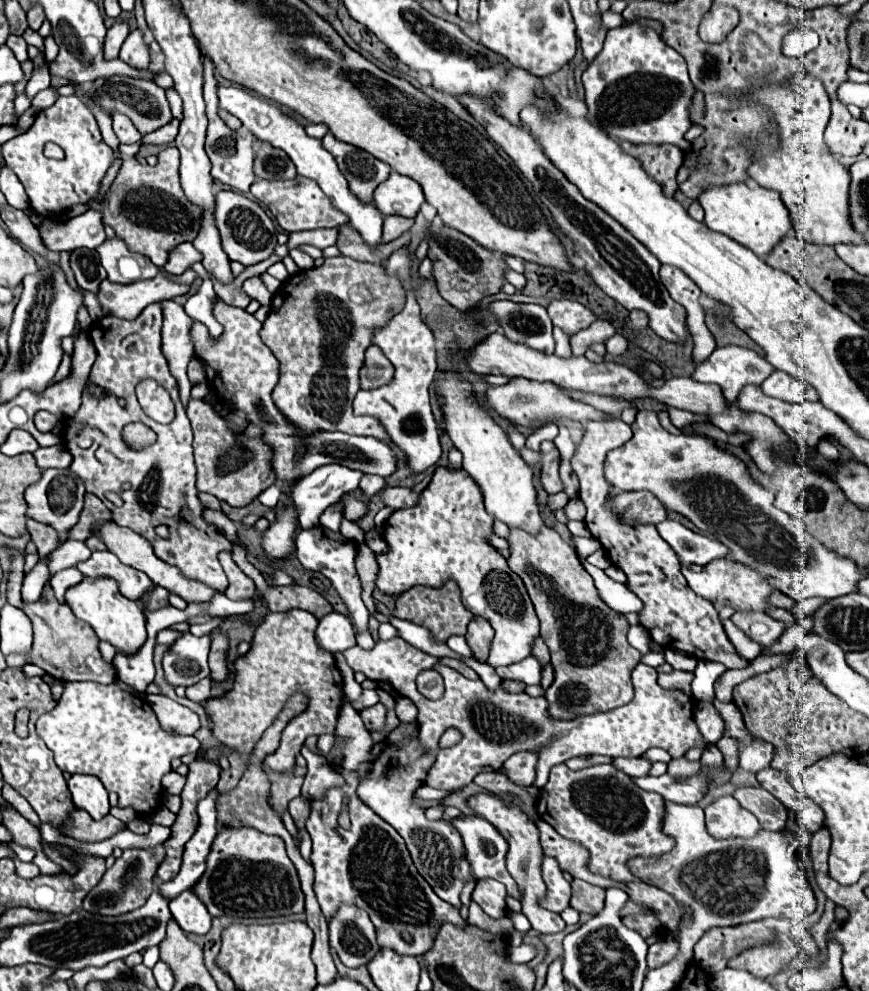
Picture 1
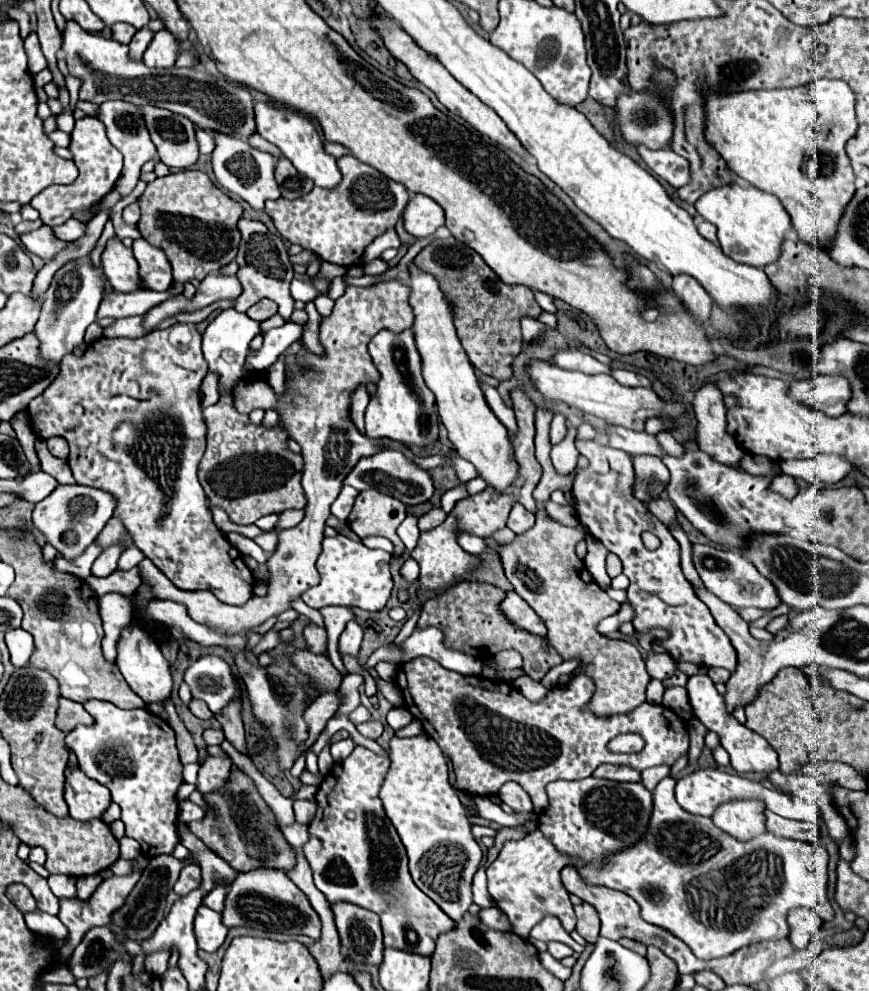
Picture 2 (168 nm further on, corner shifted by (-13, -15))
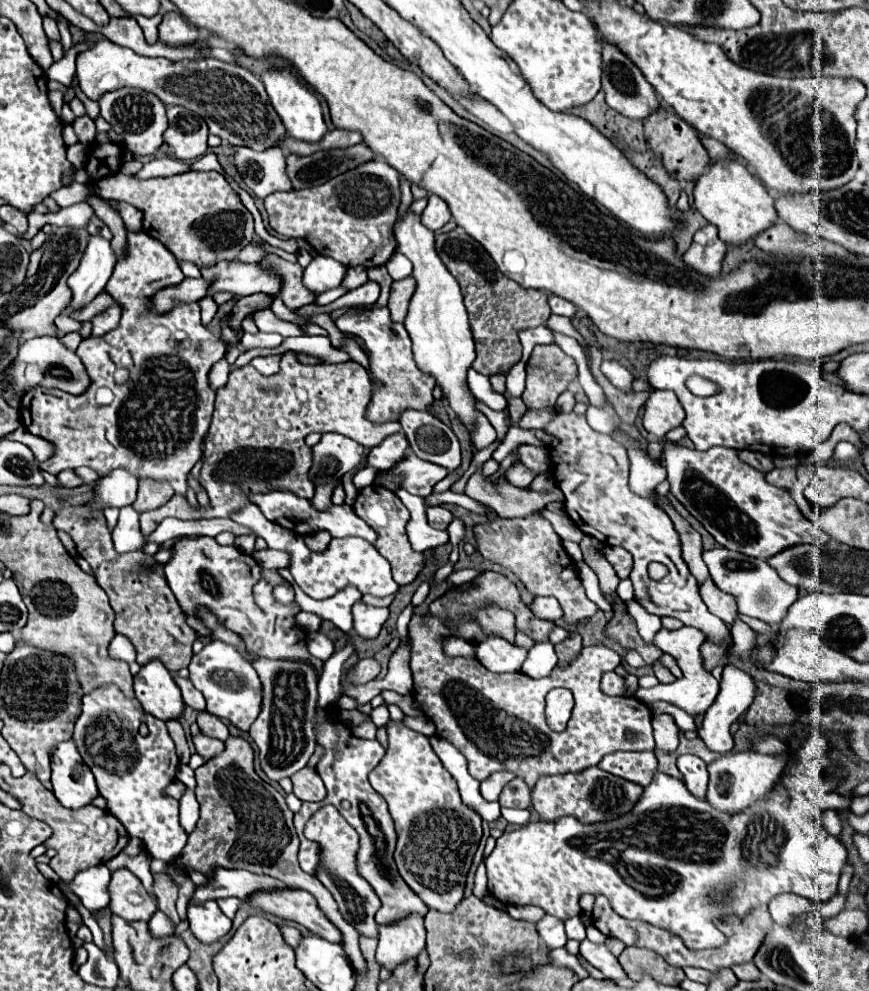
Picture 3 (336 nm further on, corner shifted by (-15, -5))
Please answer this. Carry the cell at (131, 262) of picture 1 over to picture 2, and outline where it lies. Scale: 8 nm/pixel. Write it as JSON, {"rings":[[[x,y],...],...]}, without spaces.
{"rings":[[[118,237],[106,243],[106,249],[102,253],[102,269],[116,291],[130,293],[142,289],[138,261],[134,259],[132,251],[122,245]]]}

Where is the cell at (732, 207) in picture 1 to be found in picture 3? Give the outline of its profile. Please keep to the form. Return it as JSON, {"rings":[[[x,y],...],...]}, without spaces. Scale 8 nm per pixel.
{"rings":[[[740,161],[714,163],[702,173],[694,187],[694,207],[718,229],[718,235],[728,245],[750,241],[760,231],[766,231],[778,219],[774,199]]]}

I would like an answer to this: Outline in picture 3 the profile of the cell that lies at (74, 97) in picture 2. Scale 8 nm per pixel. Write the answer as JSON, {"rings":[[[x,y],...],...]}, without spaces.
{"rings":[[[87,114],[82,117],[77,117],[72,127],[78,136],[79,142],[82,144],[88,145],[94,141],[97,133],[96,126]]]}

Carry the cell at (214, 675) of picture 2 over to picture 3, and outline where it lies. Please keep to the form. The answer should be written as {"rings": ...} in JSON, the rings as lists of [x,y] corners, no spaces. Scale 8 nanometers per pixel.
{"rings":[[[212,639],[210,643],[204,645],[200,653],[192,657],[188,669],[190,669],[190,681],[198,691],[202,691],[206,699],[206,711],[220,719],[230,721],[234,727],[246,733],[252,721],[256,721],[256,717],[260,715],[262,705],[260,679],[248,657],[240,655],[236,649],[232,649],[232,645]]]}

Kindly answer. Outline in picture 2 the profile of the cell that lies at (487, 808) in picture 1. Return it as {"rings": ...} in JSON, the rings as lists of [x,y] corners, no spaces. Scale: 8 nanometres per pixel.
{"rings":[[[550,941],[550,943],[548,943],[548,953],[550,953],[552,957],[556,957],[556,959],[562,959],[562,957],[572,955],[574,951],[572,951],[572,947],[568,947],[568,945],[560,943],[560,941]]]}

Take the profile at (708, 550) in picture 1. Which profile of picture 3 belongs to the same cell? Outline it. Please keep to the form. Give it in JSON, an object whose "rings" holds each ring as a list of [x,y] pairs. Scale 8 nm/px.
{"rings":[[[718,547],[718,549],[704,551],[704,563],[706,563],[716,587],[734,597],[736,607],[742,615],[756,617],[756,619],[768,623],[770,627],[776,627],[786,617],[788,607],[798,599],[798,589],[794,585],[784,583],[778,577],[778,573],[762,559],[746,557],[738,551],[728,551],[724,547]]]}

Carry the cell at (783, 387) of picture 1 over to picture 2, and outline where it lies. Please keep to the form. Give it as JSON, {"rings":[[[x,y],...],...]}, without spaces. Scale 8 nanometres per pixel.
{"rings":[[[814,375],[812,379],[802,379],[790,383],[788,395],[806,407],[818,409],[830,417],[846,413],[846,399],[850,399],[850,387],[844,377]]]}

